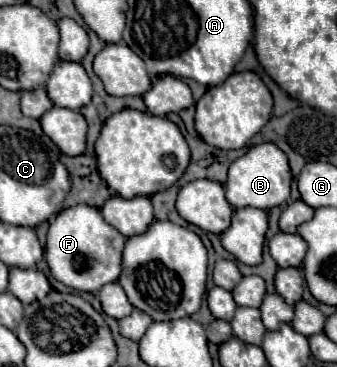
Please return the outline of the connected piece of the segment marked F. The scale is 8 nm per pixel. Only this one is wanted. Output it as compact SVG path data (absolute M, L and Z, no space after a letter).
M74 205L60 211L50 223L46 235L46 261L52 275L76 291L96 293L102 285L114 283L120 277L120 261L126 237L108 225L96 207Z

